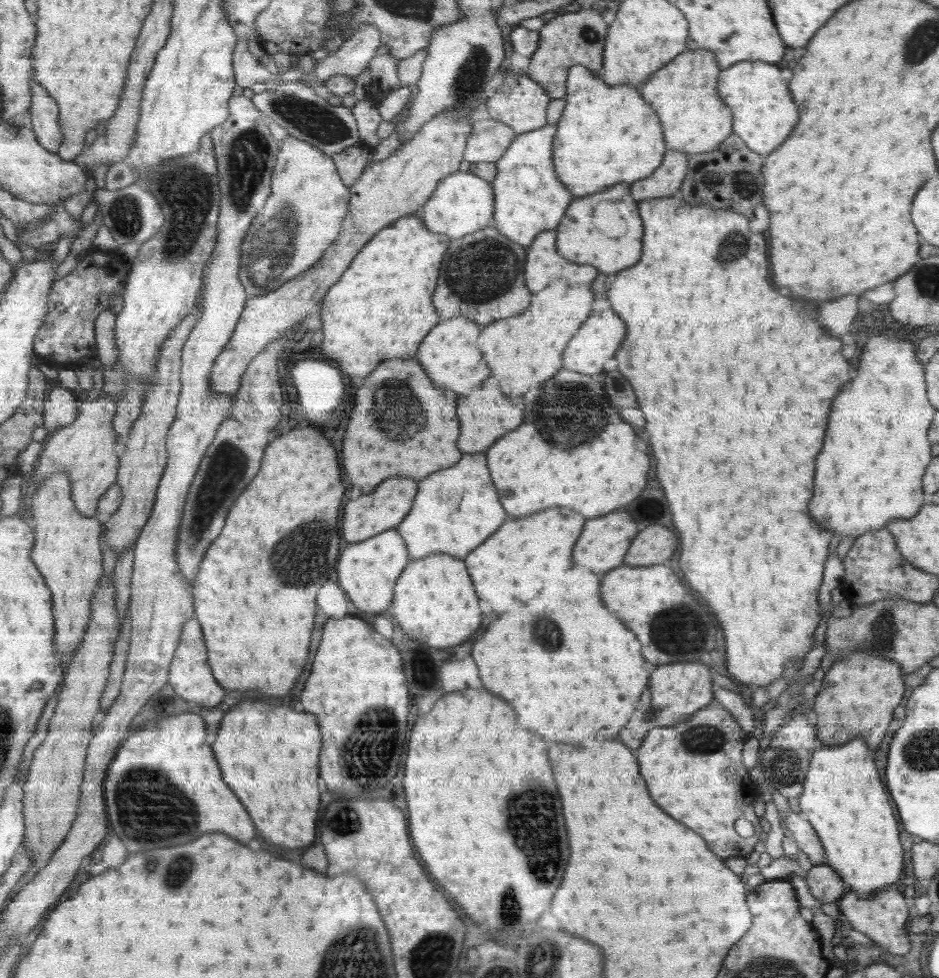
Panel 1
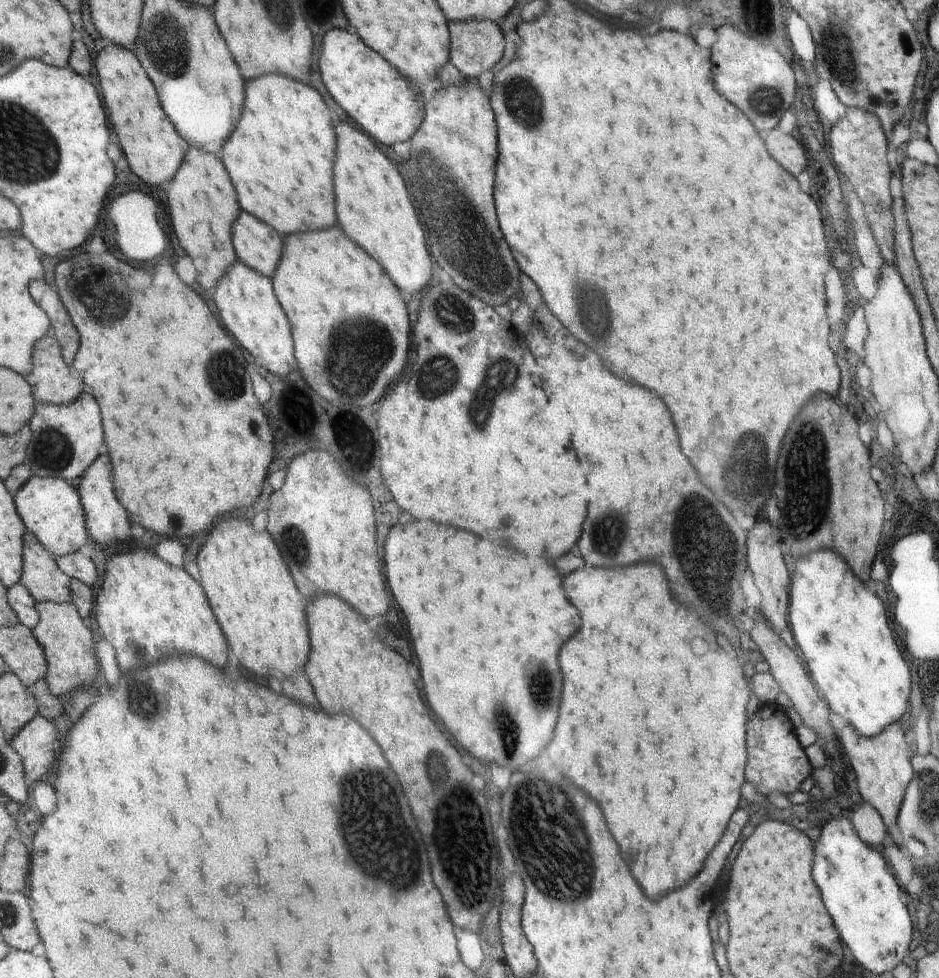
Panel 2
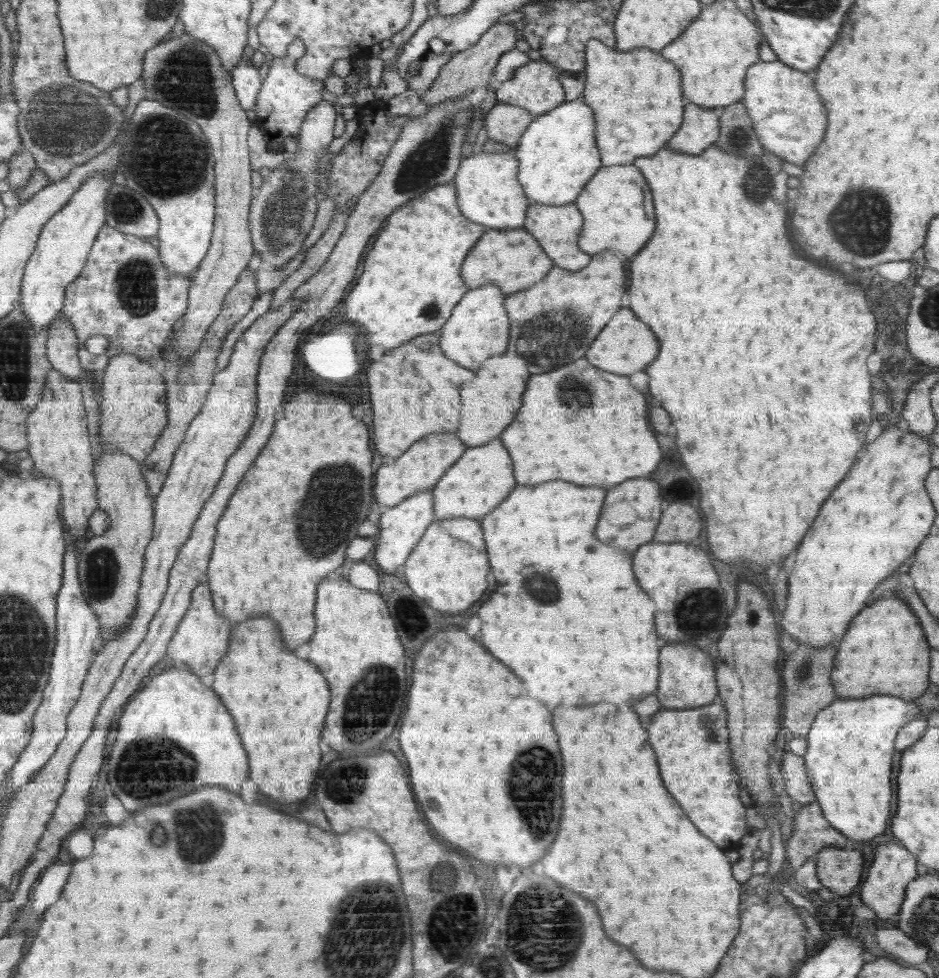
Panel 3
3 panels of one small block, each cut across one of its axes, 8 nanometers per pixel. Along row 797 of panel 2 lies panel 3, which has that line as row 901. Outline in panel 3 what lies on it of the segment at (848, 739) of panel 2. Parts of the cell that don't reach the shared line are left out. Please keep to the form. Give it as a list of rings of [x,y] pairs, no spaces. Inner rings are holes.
[[[884,844],[876,846],[874,862],[868,870],[866,882],[862,885],[861,901],[868,908],[874,910],[877,918],[893,919],[901,910],[901,905],[905,902],[905,894],[908,892],[908,884],[918,877],[916,872],[917,859],[906,847],[898,844]]]

